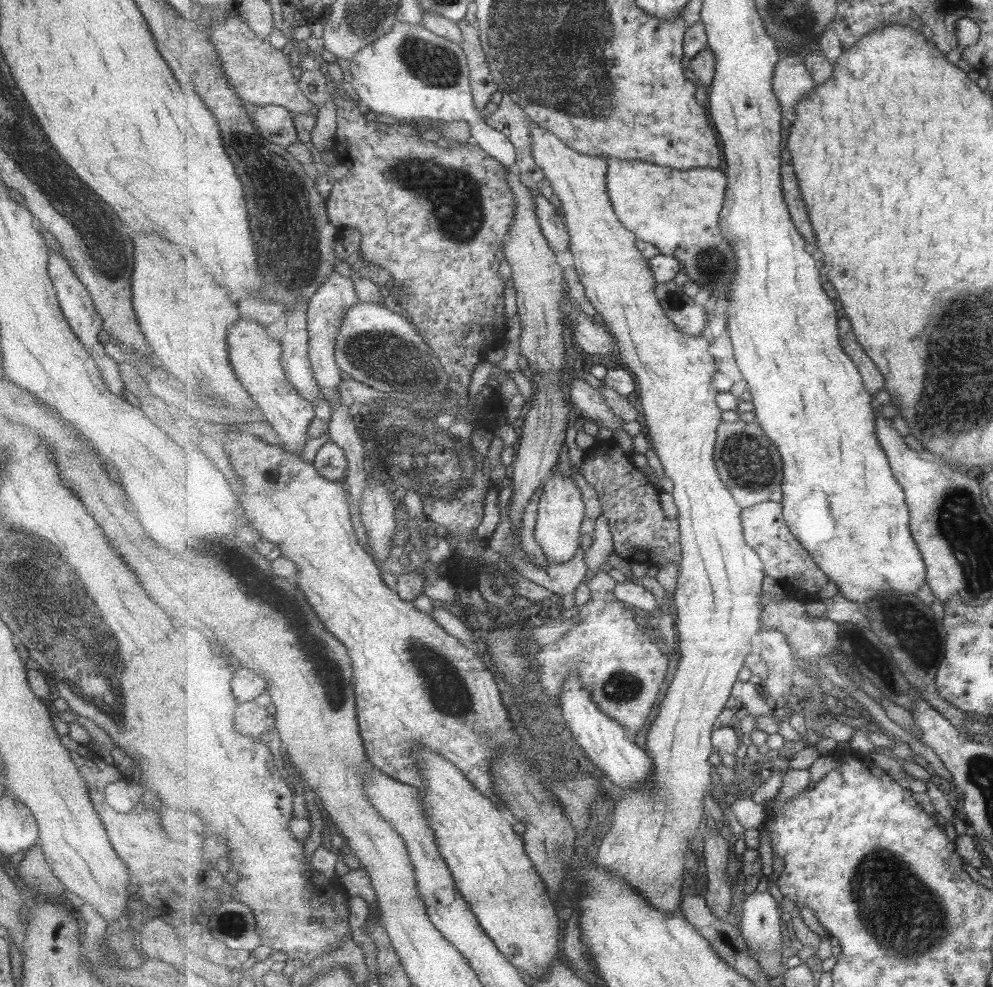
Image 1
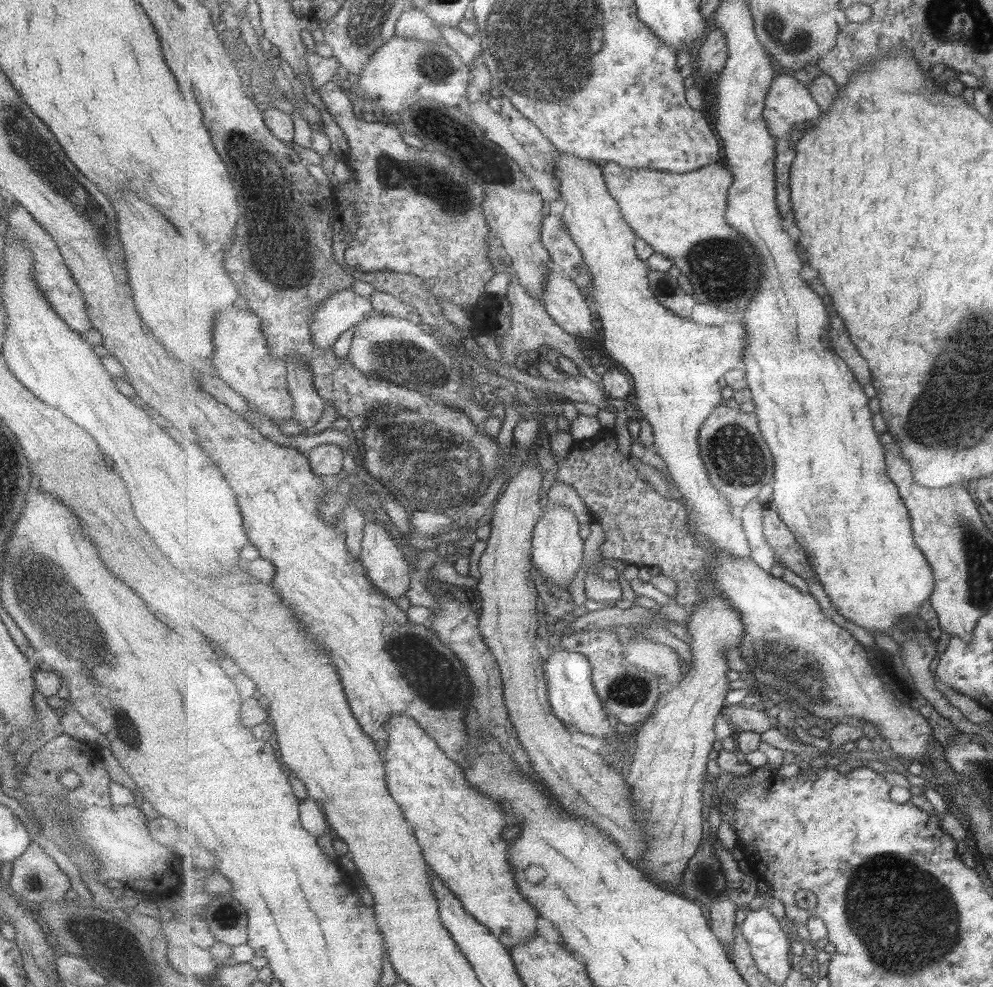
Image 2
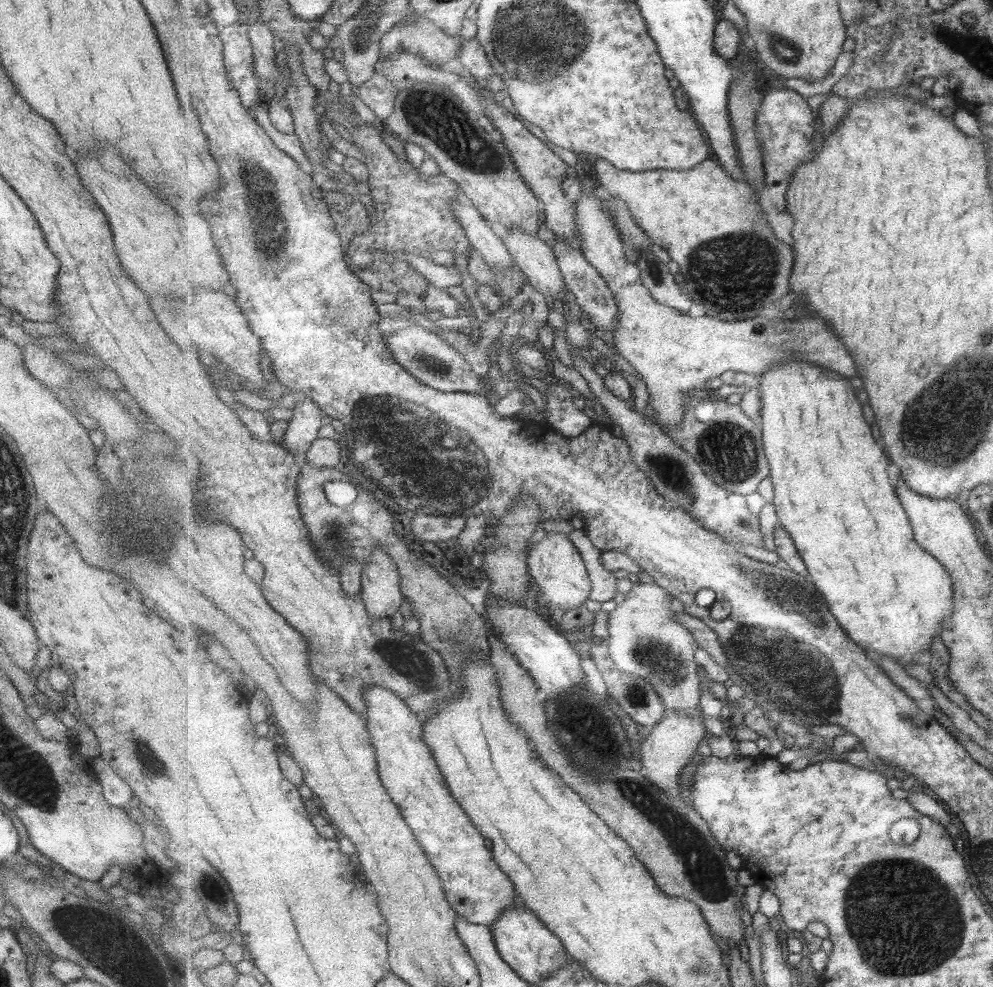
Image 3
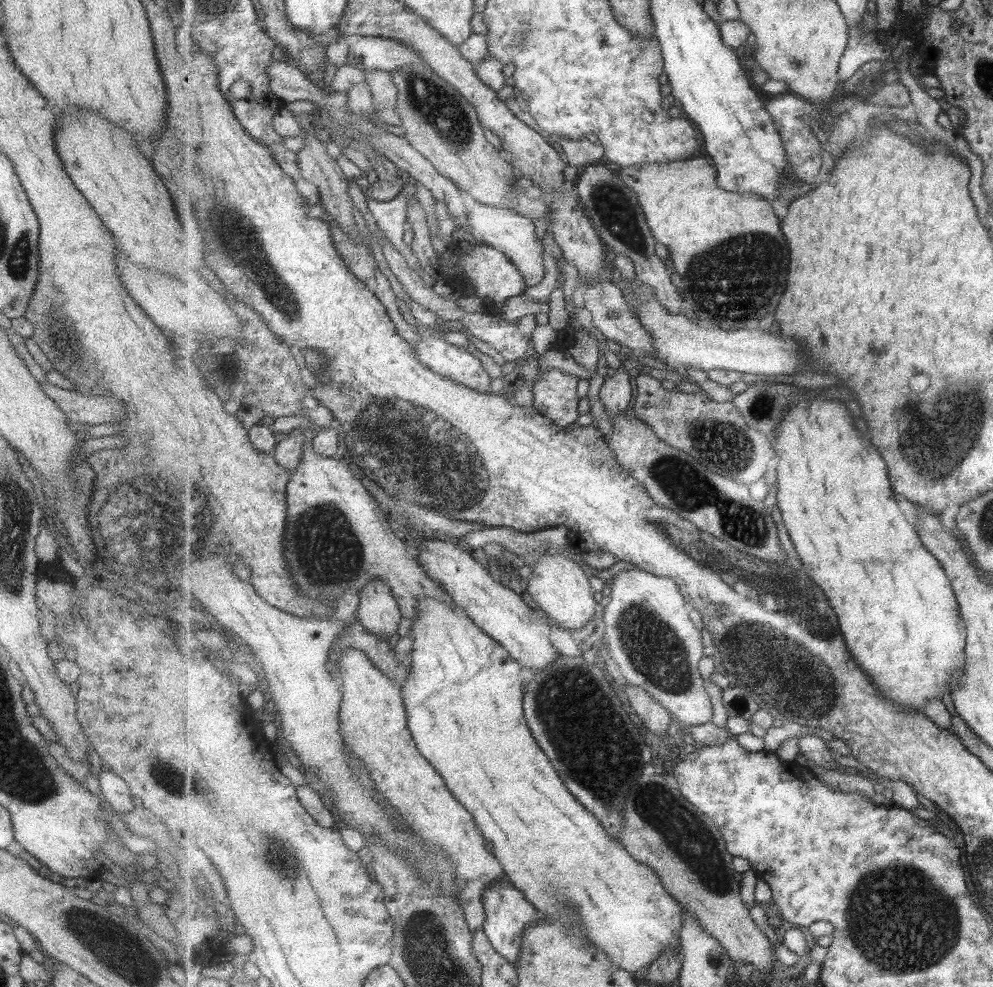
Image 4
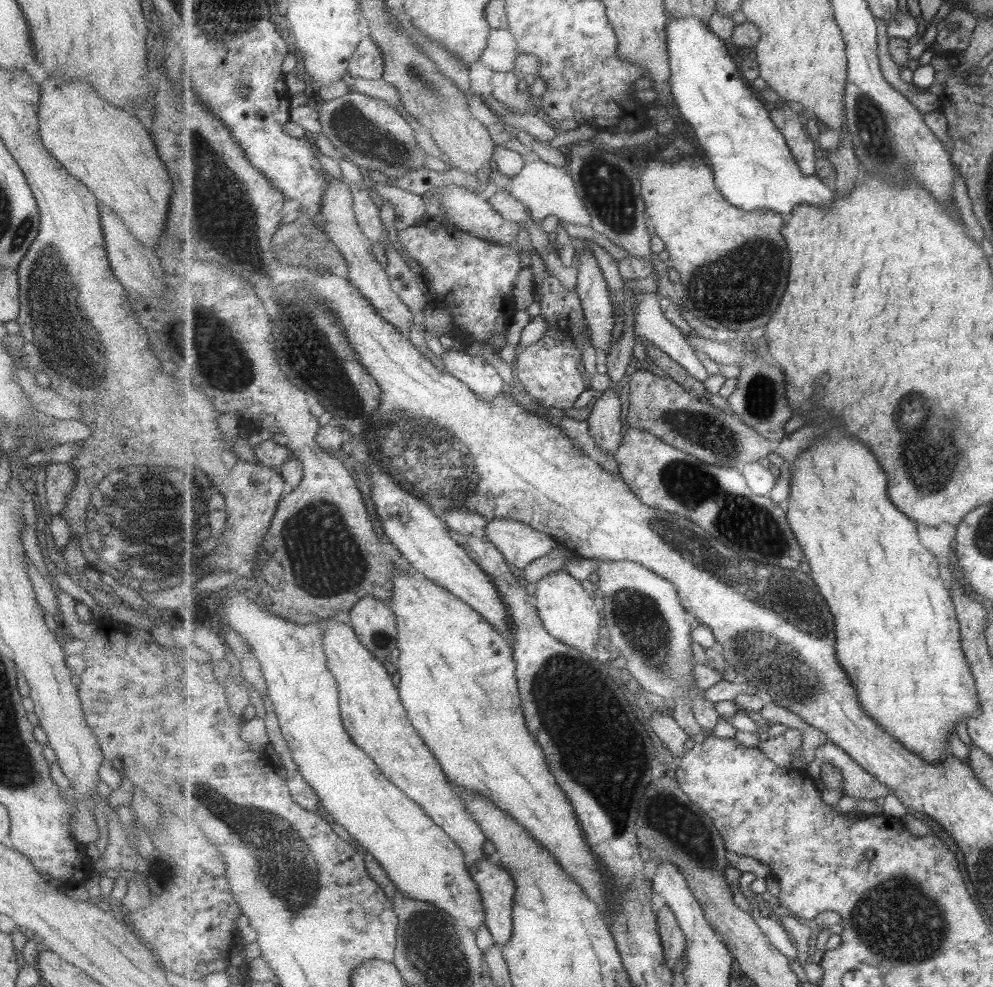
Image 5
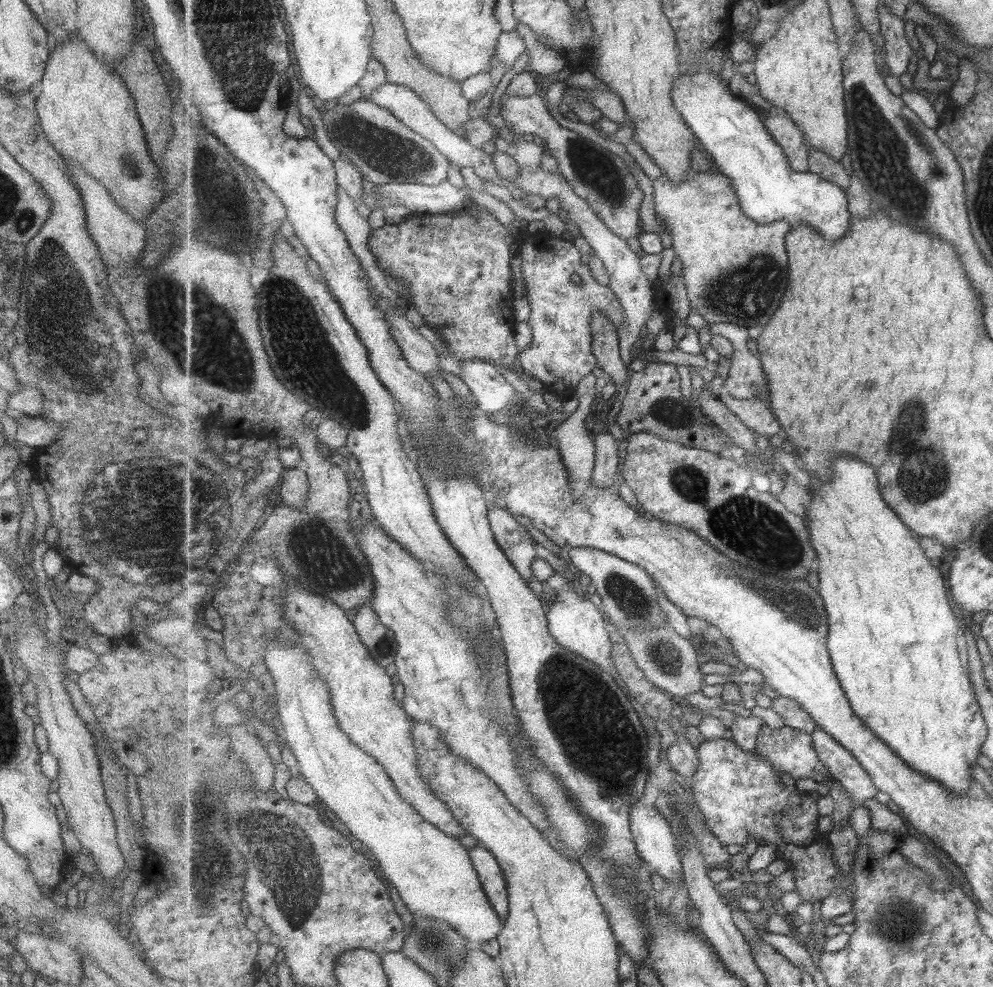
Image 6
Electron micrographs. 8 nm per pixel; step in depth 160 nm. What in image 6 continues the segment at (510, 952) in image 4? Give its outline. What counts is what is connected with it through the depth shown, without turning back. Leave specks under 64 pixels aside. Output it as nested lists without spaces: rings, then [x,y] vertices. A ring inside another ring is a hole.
[[[483,846],[470,850],[470,856],[482,879],[483,888],[486,890],[491,904],[499,914],[501,922],[506,925],[507,918],[509,918],[510,898],[506,875],[503,874],[498,858]]]

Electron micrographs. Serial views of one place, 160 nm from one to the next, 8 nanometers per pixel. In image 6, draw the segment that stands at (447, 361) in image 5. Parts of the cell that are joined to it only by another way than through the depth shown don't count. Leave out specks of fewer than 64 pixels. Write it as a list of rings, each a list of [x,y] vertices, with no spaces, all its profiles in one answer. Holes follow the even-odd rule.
[[[465,361],[460,362],[460,370],[461,378],[469,385],[479,408],[489,417],[507,406],[512,412],[517,408],[525,410],[519,393],[503,378],[499,368],[487,362]]]

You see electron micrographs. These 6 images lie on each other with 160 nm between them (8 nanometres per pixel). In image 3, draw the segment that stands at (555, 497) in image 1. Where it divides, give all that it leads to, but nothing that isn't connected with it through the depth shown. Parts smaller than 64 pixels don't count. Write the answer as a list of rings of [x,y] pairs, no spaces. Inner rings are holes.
[[[547,533],[529,549],[528,567],[542,592],[544,604],[569,612],[577,611],[591,596],[591,578],[581,551],[563,533]]]

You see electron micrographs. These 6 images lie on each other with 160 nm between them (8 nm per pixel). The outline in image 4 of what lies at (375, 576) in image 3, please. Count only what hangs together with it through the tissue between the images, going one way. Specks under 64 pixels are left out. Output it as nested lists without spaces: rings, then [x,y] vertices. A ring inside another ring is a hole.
[[[375,581],[360,592],[360,607],[356,616],[363,626],[381,640],[391,640],[401,624],[402,610],[391,587]]]

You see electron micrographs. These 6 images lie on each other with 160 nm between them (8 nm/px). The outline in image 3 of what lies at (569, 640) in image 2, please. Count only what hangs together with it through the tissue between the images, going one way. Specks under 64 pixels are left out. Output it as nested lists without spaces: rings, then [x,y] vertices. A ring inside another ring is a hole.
[[[594,642],[590,652],[591,658],[603,676],[608,696],[615,698],[619,706],[631,716],[632,720],[637,720],[639,724],[643,724],[643,730],[645,731],[650,730],[663,720],[663,717],[667,715],[666,703],[663,702],[658,691],[648,680],[619,670],[619,667],[614,663],[606,642]]]

